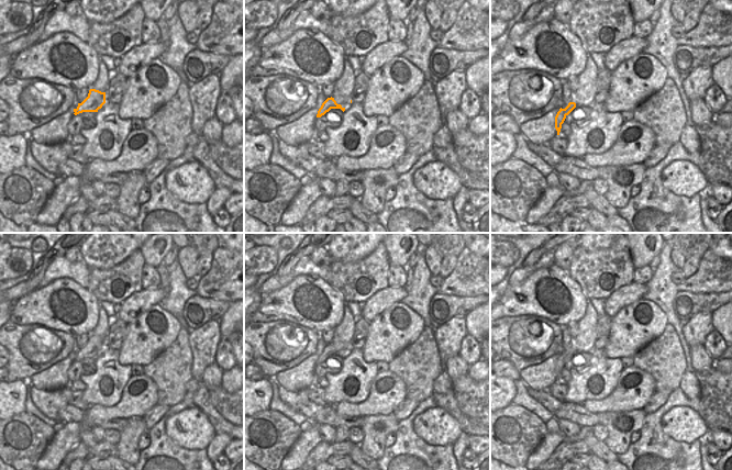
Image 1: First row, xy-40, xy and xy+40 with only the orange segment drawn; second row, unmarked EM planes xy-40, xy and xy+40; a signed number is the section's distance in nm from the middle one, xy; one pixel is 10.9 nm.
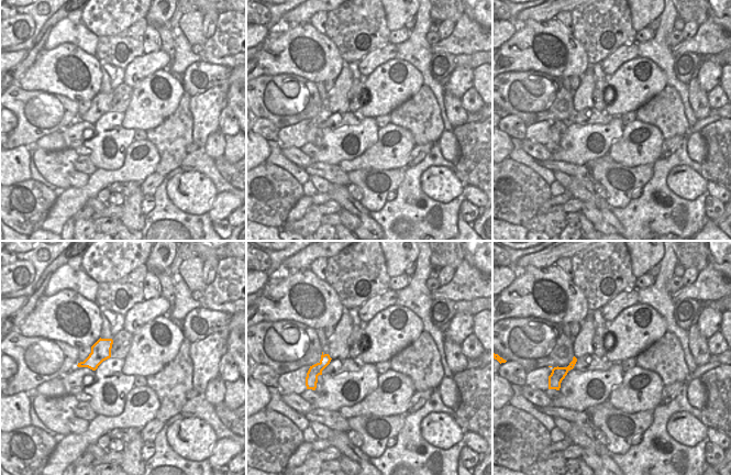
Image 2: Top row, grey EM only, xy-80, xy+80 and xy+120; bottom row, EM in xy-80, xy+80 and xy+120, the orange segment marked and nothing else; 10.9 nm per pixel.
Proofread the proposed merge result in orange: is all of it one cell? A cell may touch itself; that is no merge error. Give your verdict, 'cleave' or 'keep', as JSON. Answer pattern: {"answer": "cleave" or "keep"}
{"answer": "keep"}

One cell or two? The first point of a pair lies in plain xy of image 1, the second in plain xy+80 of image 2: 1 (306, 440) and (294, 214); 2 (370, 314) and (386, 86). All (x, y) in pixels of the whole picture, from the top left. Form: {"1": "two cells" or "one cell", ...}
{"1": "one cell", "2": "two cells"}

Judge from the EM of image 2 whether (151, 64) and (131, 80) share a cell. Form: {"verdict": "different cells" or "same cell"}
{"verdict": "same cell"}

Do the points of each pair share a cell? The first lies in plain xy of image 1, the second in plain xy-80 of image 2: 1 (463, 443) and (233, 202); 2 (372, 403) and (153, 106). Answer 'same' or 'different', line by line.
1: same
2: different

